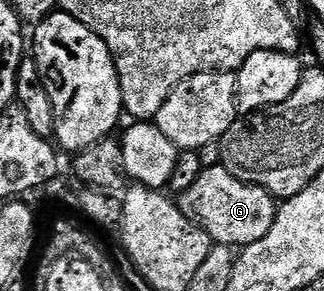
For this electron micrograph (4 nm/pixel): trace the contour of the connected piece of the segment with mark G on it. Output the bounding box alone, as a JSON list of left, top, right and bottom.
[179,163,278,247]

